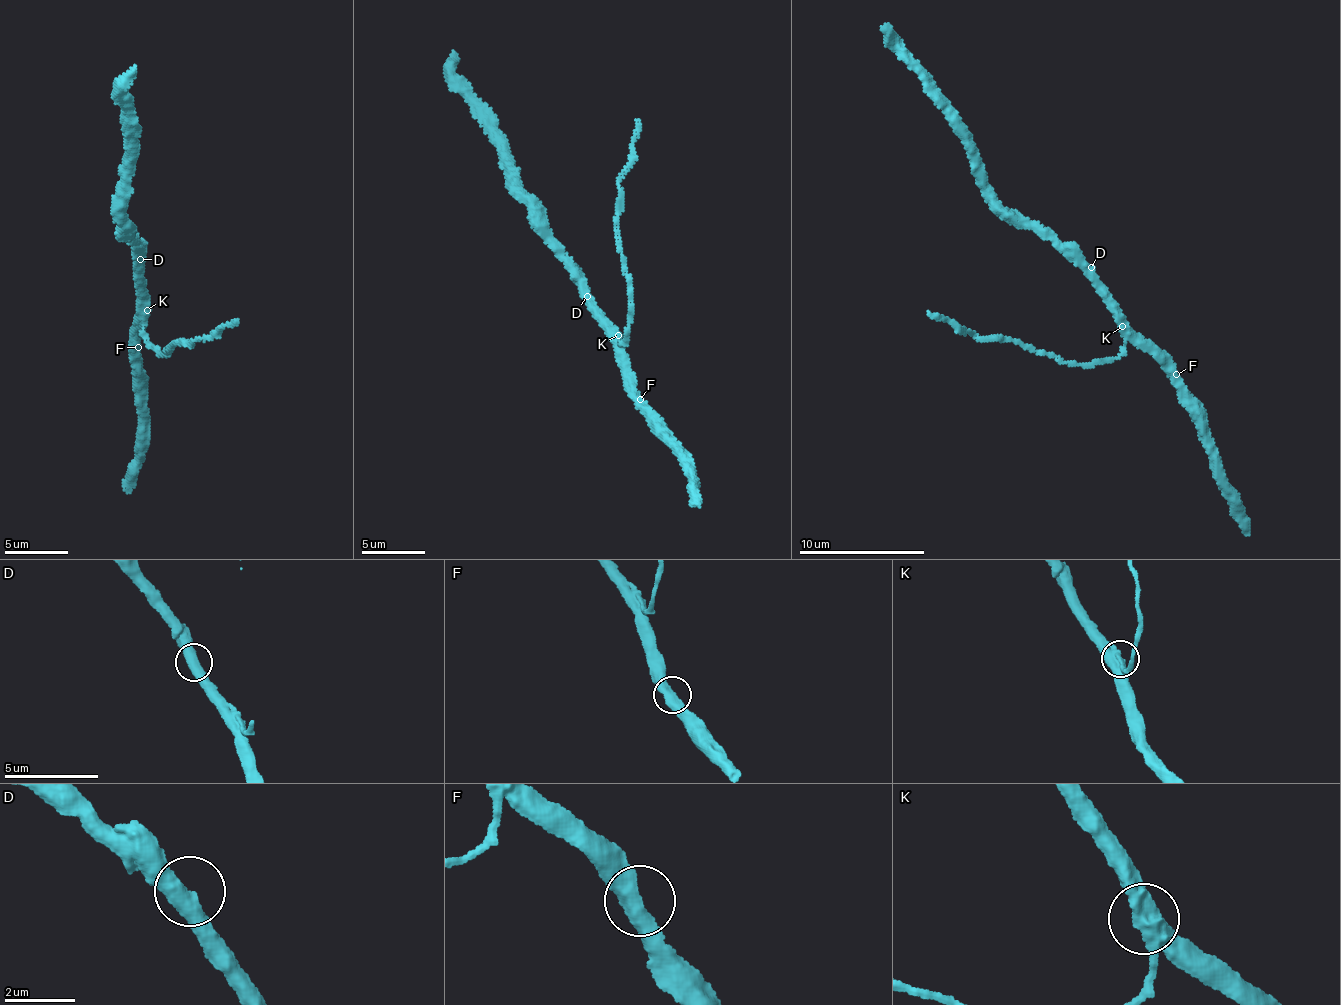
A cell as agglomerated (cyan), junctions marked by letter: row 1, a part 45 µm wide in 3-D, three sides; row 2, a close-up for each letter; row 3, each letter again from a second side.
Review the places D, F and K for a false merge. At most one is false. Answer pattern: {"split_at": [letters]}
{"split_at": []}

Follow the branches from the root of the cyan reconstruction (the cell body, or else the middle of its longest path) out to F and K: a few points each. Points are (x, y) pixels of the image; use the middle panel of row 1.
F: (582, 291), (605, 320), (627, 388), (640, 399)
K: (582, 291), (595, 311), (619, 336)

